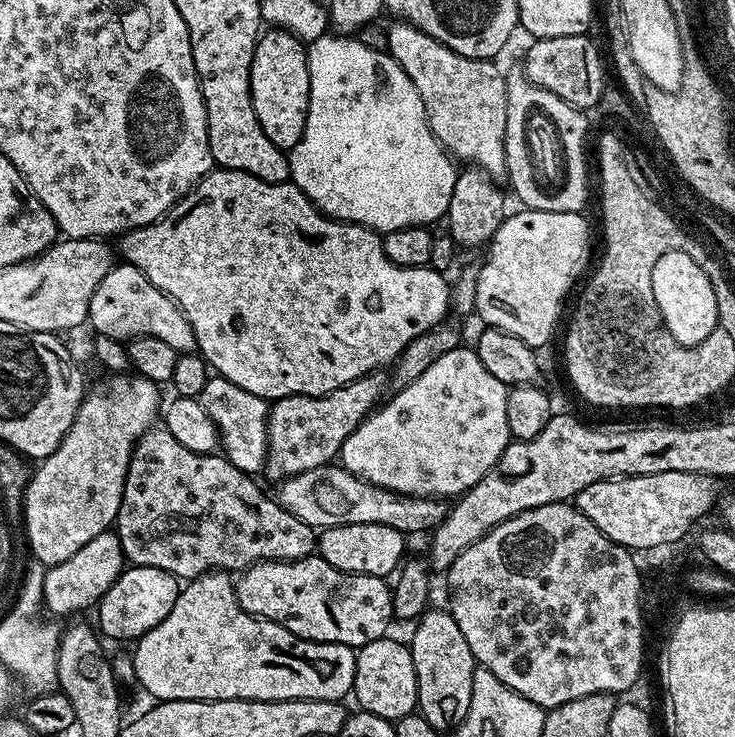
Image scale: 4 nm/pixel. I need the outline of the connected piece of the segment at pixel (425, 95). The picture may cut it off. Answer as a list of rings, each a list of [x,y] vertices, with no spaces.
[[[407,22],[393,23],[393,28],[388,32],[388,45],[386,51],[393,56],[406,70],[406,78],[414,82],[414,90],[418,90],[418,98],[422,98],[422,106],[426,114],[426,122],[440,143],[444,151],[453,161],[464,166],[475,166],[493,180],[500,182],[507,177],[508,167],[504,157],[504,139],[506,138],[506,90],[508,81],[505,73],[500,73],[500,68],[492,60],[475,60],[466,58],[462,54],[454,54],[442,42],[430,38],[422,30]]]

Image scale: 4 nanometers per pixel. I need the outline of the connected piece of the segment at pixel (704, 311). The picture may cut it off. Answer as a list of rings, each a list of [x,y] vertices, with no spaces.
[[[667,252],[658,258],[658,266],[654,266],[654,298],[658,302],[658,310],[664,315],[664,325],[685,348],[695,348],[718,327],[713,287],[689,254]]]

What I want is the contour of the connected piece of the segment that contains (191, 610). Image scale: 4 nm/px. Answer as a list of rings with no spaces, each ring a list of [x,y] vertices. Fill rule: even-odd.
[[[213,570],[196,577],[195,580],[187,581],[180,589],[180,597],[174,602],[170,614],[158,626],[154,626],[143,636],[135,641],[136,653],[132,656],[132,668],[136,671],[136,680],[149,692],[156,696],[157,701],[162,700],[334,700],[343,701],[344,695],[352,692],[352,683],[356,673],[356,652],[347,644],[316,644],[316,668],[304,655],[310,648],[309,641],[300,639],[290,630],[286,630],[281,624],[273,620],[266,620],[258,616],[252,616],[246,609],[240,607],[236,601],[234,580],[227,571]]]

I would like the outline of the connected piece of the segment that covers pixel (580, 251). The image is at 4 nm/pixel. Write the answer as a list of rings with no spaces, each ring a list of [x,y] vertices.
[[[519,211],[513,216],[512,213],[505,215],[502,226],[498,226],[491,238],[484,265],[479,265],[475,315],[481,316],[487,327],[496,328],[526,342],[531,348],[540,350],[551,338],[552,331],[560,320],[560,307],[563,306],[572,283],[588,264],[588,224],[578,212]]]

